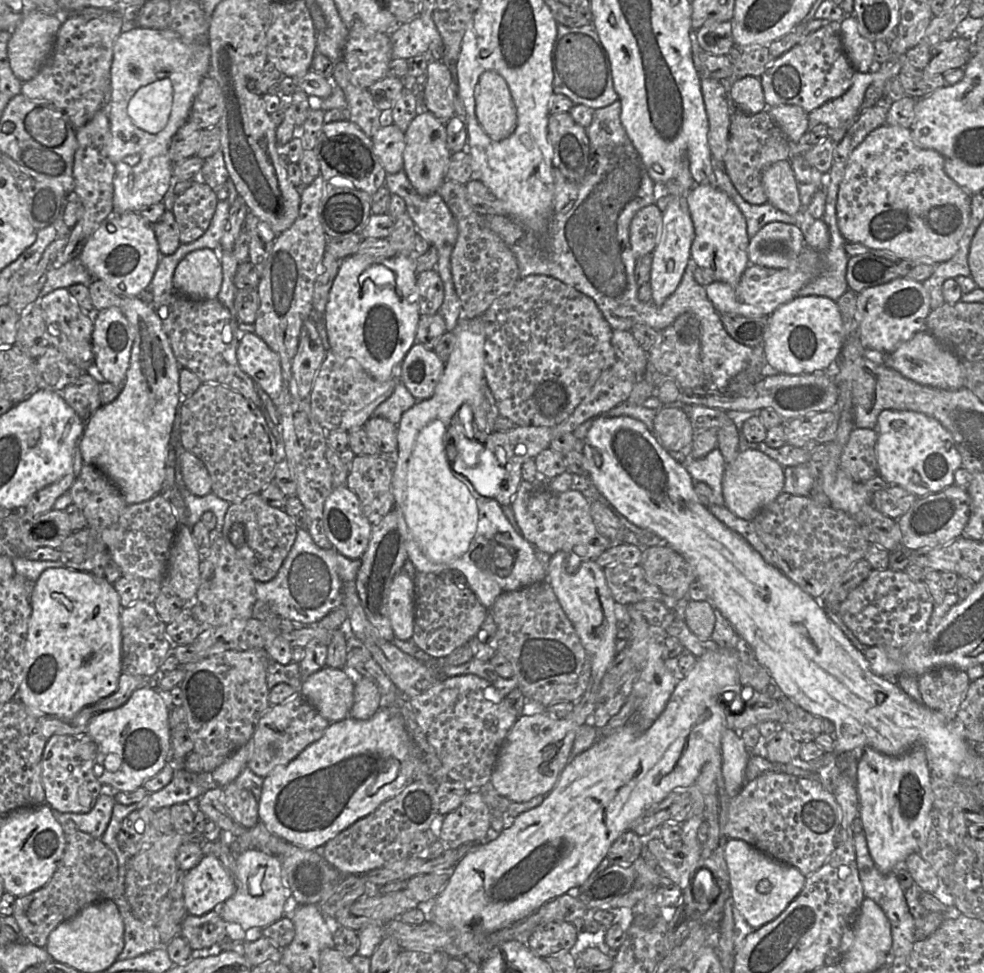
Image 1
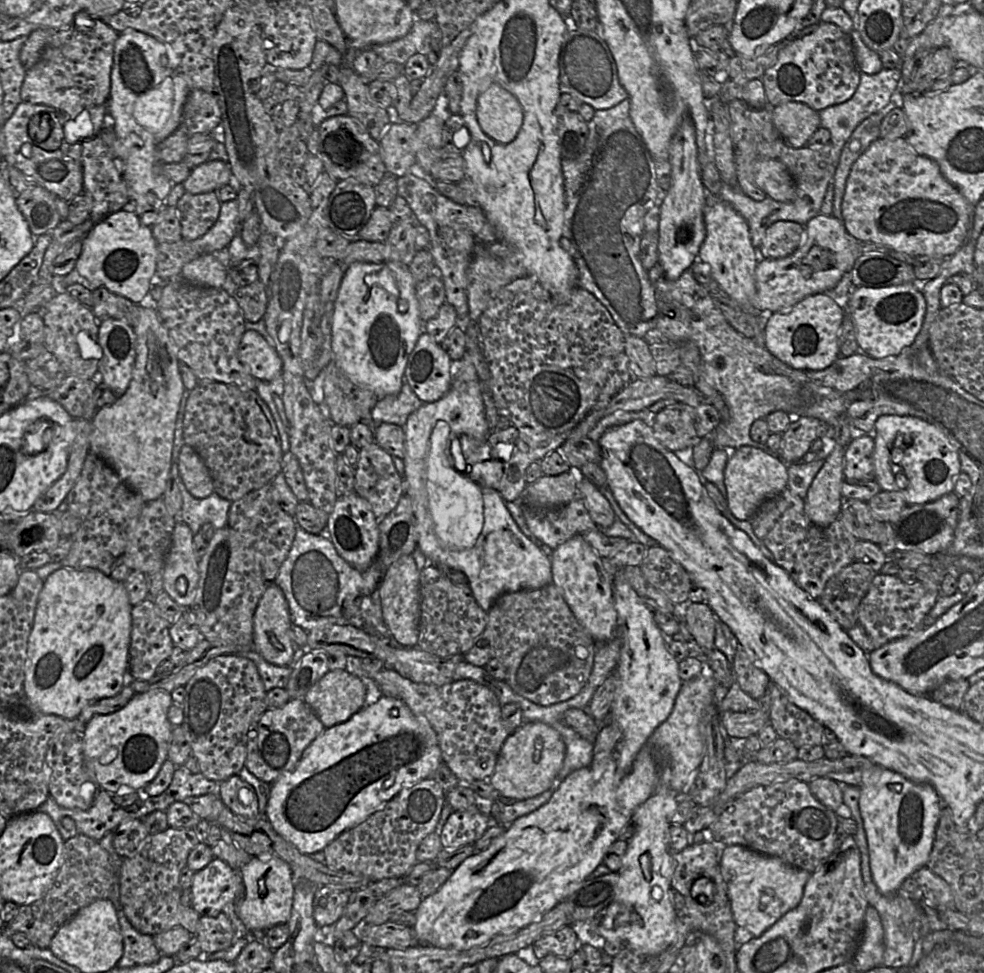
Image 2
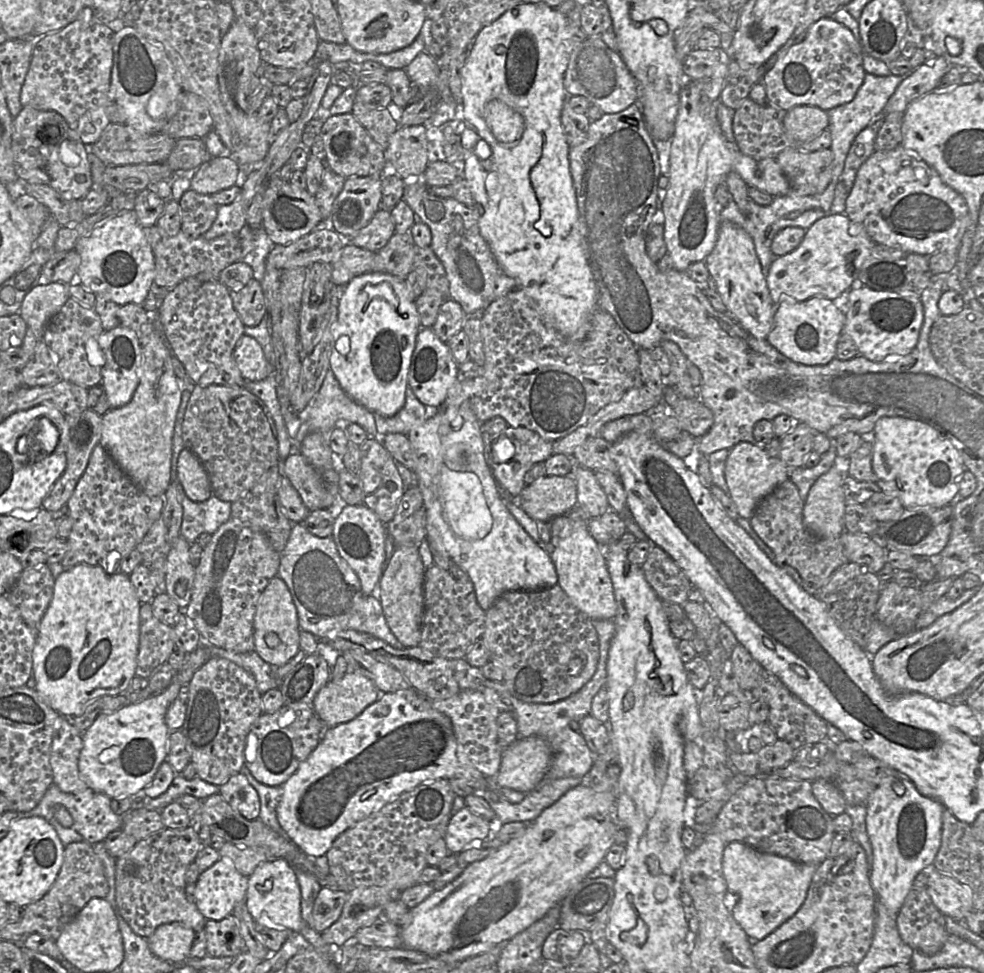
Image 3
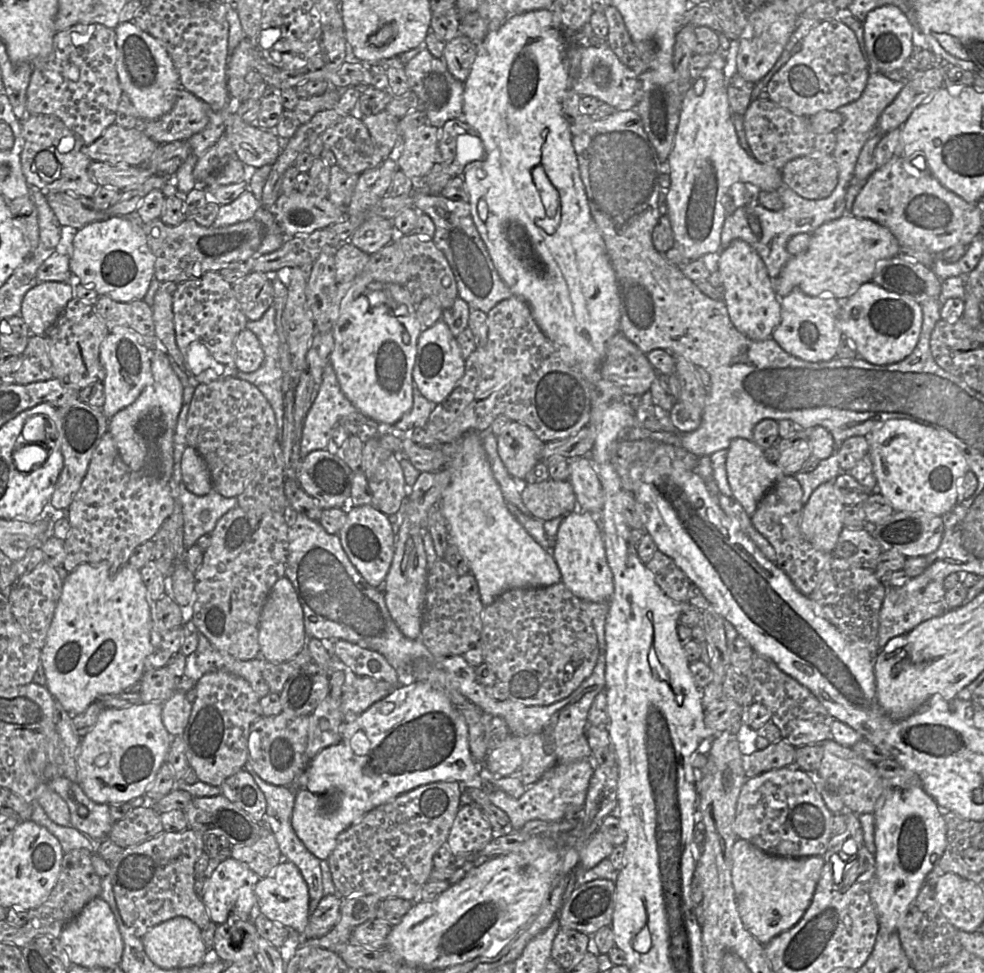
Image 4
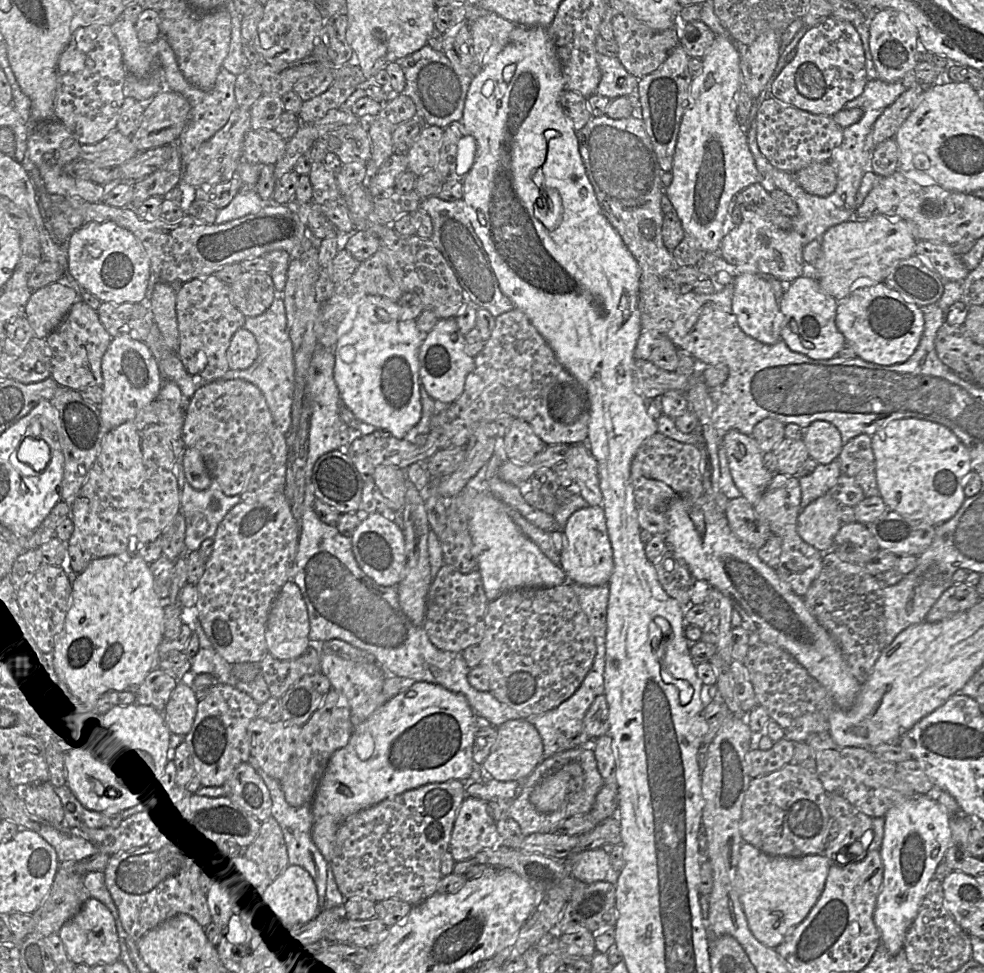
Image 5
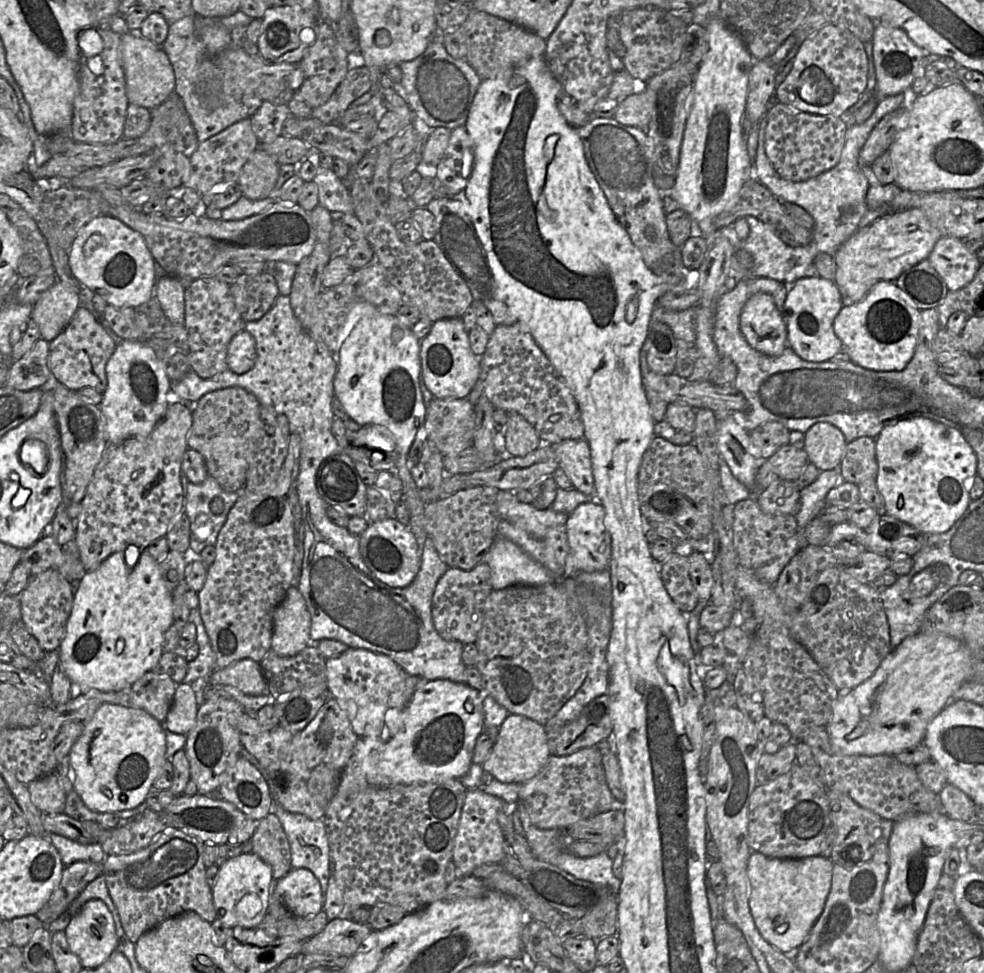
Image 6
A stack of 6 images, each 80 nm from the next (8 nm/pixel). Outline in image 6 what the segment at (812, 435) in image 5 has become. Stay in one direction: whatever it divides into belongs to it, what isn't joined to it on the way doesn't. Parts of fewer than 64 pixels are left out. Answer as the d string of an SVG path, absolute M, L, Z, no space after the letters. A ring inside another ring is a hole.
M828 422L815 423L805 432L804 450L820 471L839 468L846 445L843 432Z

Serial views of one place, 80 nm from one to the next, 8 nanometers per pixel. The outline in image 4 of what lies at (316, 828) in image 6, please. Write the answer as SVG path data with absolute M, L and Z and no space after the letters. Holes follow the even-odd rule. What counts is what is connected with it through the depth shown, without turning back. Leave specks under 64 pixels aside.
M246 762L243 769L251 774L256 784L263 792L266 799L266 812L264 815L264 823L268 829L274 834L279 849L283 856L283 860L294 863L300 870L309 890L309 913L310 915L316 910L320 900L324 896L322 885L322 874L320 868L321 860L314 856L299 839L295 833L291 817L295 801L295 791L286 786L277 786L264 781L252 768L249 762Z

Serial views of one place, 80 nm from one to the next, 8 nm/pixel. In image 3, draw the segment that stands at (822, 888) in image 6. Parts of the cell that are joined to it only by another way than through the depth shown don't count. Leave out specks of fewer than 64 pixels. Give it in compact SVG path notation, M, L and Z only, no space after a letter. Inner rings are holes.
M738 841L726 844L722 865L728 891L736 896L735 905L730 905L732 915L754 941L764 939L798 911L818 866L763 853Z

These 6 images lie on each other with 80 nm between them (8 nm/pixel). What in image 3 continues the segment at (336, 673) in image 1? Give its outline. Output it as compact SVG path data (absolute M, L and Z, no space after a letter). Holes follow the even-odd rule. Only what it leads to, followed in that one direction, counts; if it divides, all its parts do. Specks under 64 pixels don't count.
M348 671L344 677L342 677L341 679L339 680L329 680L319 691L318 693L316 694L314 700L313 700L313 703L312 703L312 708L313 710L315 711L315 713L317 714L317 716L323 721L323 723L325 724L325 726L327 728L332 728L332 727L335 727L339 724L342 724L342 723L346 723L346 722L349 722L351 720L353 720L354 718L356 718L366 707L368 707L370 704L372 704L373 702L377 701L380 697L380 693L385 693L385 692L380 692L379 689L375 686L375 684L367 677L359 674L359 673L355 673L355 672L352 672L352 671Z

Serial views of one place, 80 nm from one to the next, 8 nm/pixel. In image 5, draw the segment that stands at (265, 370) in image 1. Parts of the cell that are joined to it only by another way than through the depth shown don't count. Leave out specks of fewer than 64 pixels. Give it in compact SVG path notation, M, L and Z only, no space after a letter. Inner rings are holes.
M245 328L238 329L227 350L229 369L248 369L256 362L258 356L259 345L255 336Z

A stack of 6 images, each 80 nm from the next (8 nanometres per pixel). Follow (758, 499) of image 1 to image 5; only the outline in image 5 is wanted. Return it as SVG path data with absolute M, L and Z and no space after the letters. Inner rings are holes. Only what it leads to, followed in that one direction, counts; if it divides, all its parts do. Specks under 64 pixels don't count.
M730 430L721 446L726 450L730 473L741 496L755 505L774 476L763 464L764 453L751 435L737 430Z

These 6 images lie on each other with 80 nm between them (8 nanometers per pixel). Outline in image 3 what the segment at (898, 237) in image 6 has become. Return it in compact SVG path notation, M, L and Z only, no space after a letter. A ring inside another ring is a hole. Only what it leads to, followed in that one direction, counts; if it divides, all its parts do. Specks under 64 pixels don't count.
M844 213L818 219L806 230L794 251L777 256L767 270L766 281L773 302L778 305L785 299L838 298L851 289L862 264L872 255L875 244L866 229L852 222Z

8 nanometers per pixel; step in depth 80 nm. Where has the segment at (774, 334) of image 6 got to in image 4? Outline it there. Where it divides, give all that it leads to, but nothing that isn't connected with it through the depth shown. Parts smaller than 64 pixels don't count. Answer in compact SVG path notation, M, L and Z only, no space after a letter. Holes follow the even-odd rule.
M743 240L732 241L720 251L717 271L722 280L723 300L735 328L752 340L770 339L781 322L781 307L773 279L756 250Z

